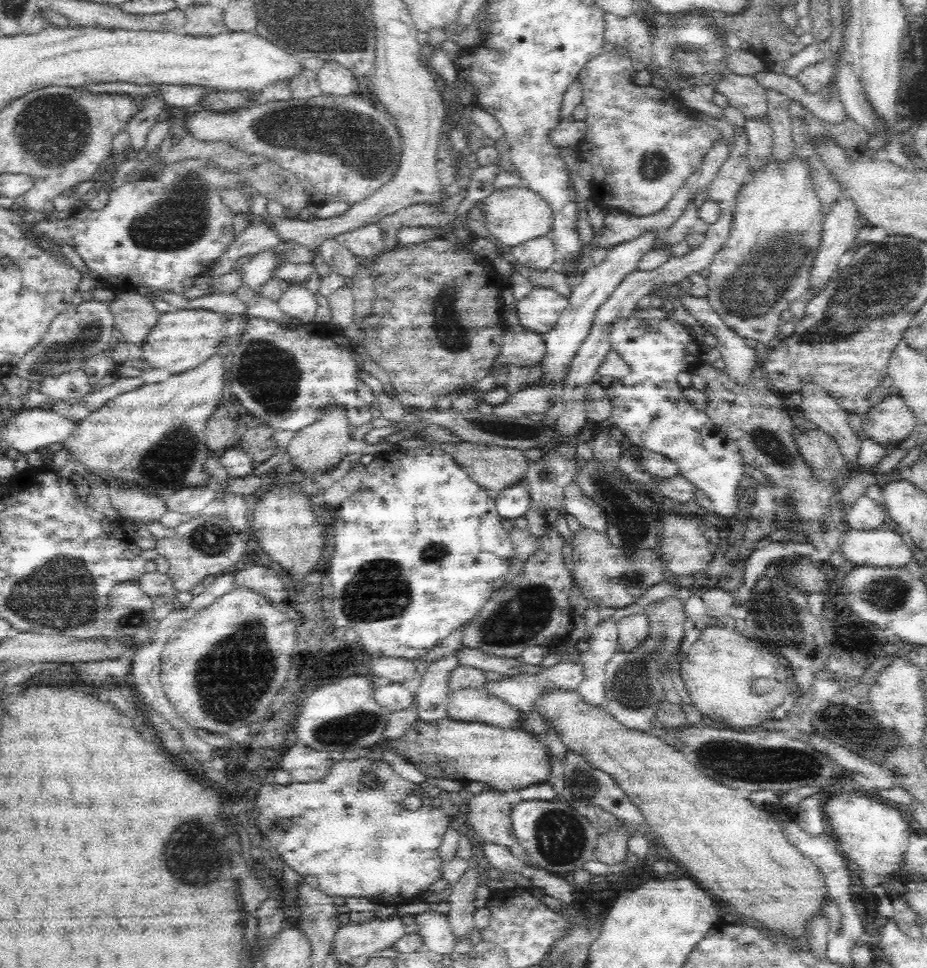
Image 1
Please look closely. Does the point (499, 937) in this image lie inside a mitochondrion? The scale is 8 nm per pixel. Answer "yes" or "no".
no

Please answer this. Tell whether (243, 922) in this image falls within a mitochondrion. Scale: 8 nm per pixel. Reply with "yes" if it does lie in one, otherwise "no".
no

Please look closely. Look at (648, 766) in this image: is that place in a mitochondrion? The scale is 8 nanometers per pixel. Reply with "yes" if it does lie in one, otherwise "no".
no

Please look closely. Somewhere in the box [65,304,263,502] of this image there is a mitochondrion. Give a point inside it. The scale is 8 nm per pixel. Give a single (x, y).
(169, 464)

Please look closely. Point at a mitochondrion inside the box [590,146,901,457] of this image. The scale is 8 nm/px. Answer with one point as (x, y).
(759, 282)

